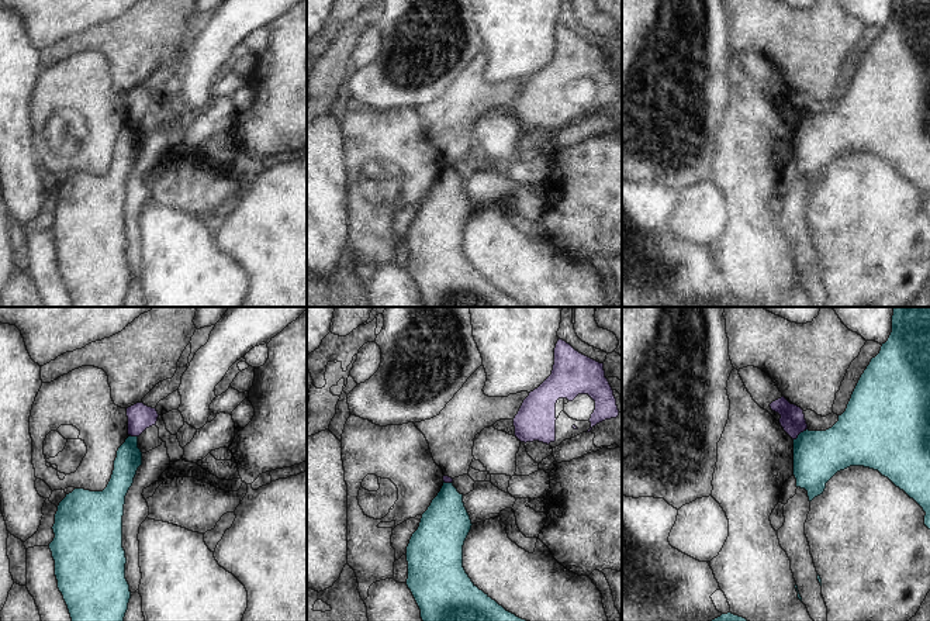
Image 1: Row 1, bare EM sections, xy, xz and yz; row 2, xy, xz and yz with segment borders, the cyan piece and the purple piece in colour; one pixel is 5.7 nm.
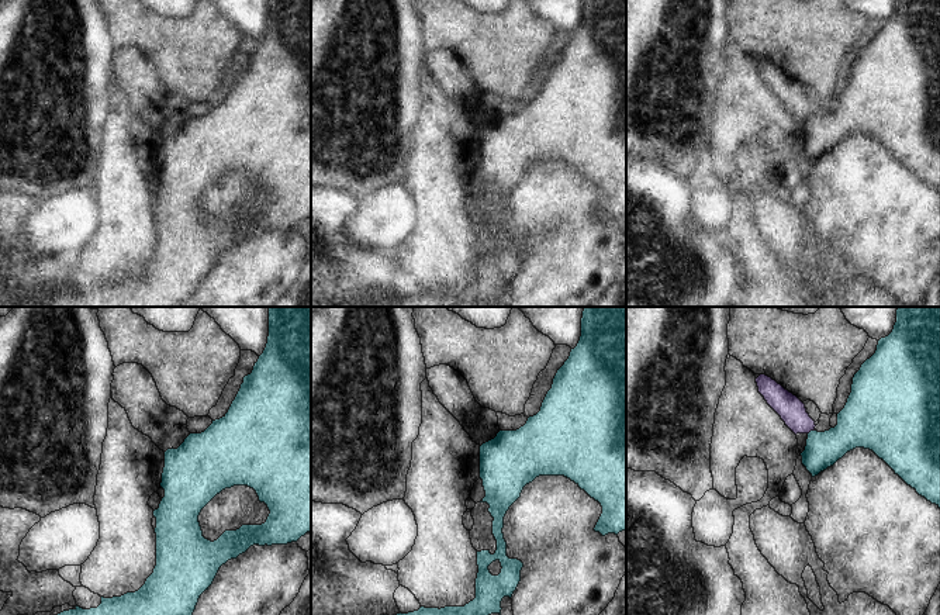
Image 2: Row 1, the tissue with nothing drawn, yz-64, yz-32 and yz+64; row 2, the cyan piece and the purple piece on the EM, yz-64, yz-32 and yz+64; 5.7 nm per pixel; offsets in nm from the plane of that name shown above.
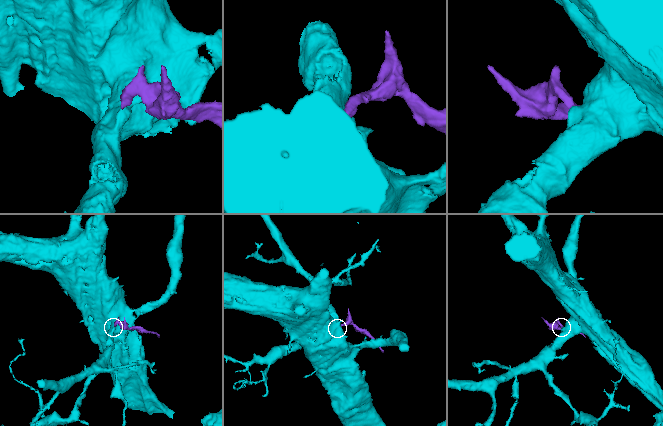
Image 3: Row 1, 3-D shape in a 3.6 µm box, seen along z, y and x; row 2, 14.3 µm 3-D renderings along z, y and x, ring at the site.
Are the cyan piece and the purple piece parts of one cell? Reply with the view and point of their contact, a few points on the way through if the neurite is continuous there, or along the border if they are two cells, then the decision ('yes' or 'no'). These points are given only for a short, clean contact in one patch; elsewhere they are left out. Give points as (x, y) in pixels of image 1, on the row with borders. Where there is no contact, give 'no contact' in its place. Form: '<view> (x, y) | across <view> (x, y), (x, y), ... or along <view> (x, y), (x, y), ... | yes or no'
yz (798, 435) | along yz (804, 430), (794, 440) | no

